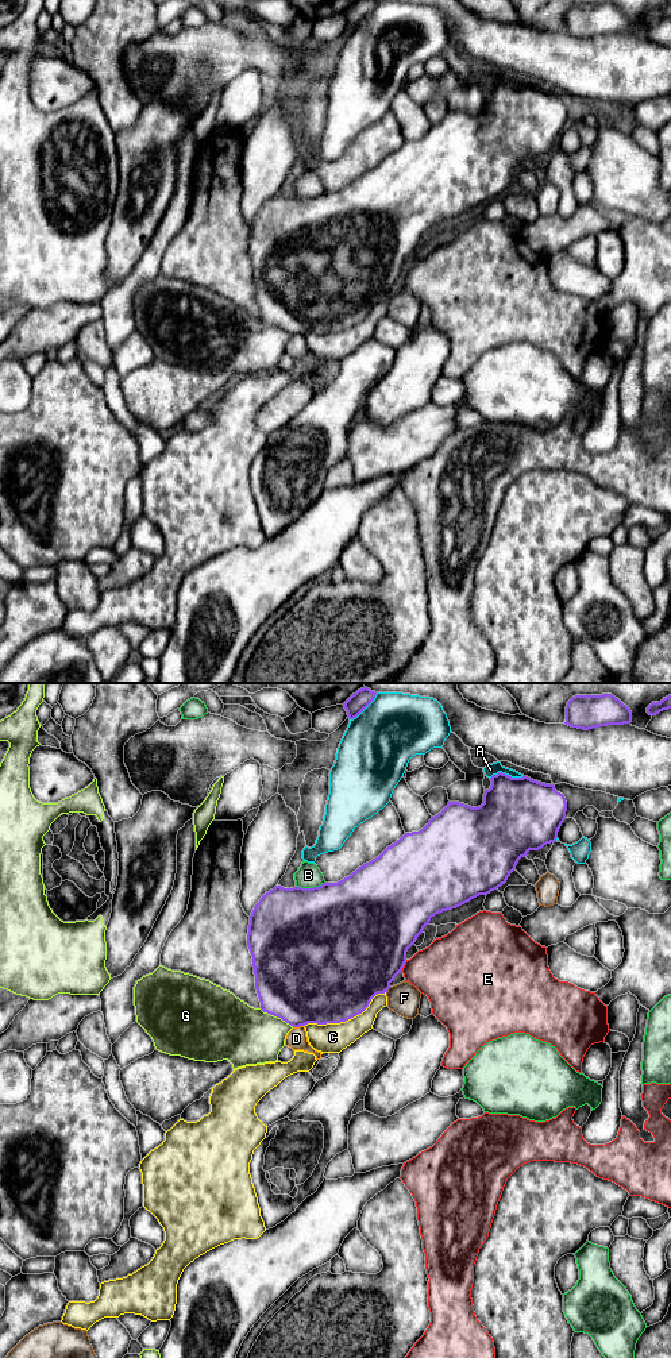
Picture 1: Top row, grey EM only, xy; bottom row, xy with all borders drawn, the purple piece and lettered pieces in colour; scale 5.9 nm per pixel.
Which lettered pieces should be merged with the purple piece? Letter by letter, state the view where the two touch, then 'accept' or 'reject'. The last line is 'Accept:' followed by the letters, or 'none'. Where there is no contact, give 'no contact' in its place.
A: xy | reject
B: xy | reject
C: xy | reject
D: xy | reject
E: xy | reject
F: xy | reject
G: xy | reject
Accept: none

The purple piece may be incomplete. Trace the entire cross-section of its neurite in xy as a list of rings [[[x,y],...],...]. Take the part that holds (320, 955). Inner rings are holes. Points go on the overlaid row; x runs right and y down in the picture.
[[[502,772],[490,780],[491,786],[485,790],[481,806],[448,802],[421,830],[405,833],[343,880],[313,888],[275,886],[262,895],[250,915],[247,946],[263,1012],[293,1027],[340,1023],[362,1014],[375,995],[387,992],[406,962],[408,949],[432,917],[490,894],[506,883],[518,860],[529,850],[556,842],[566,819],[567,802],[554,784],[528,776],[512,778]]]

